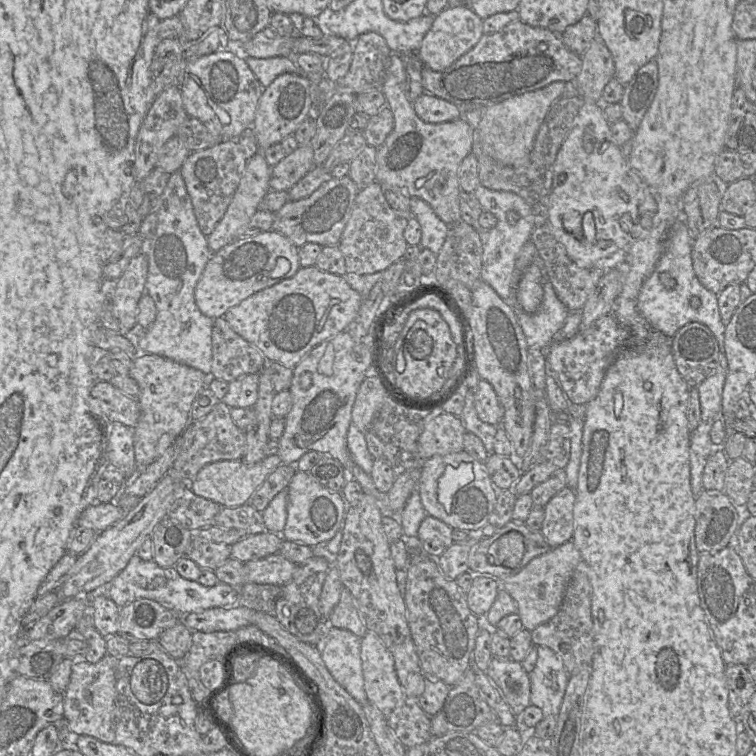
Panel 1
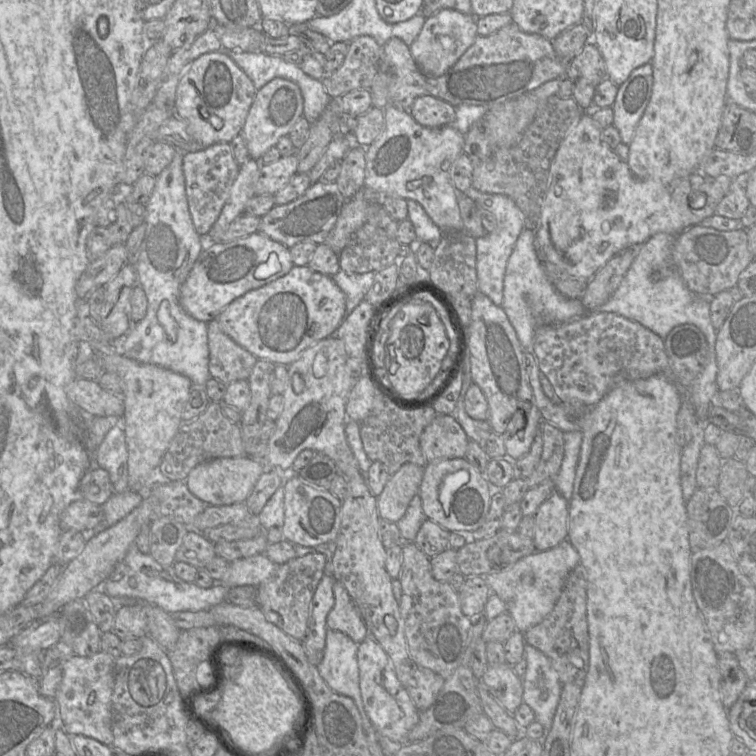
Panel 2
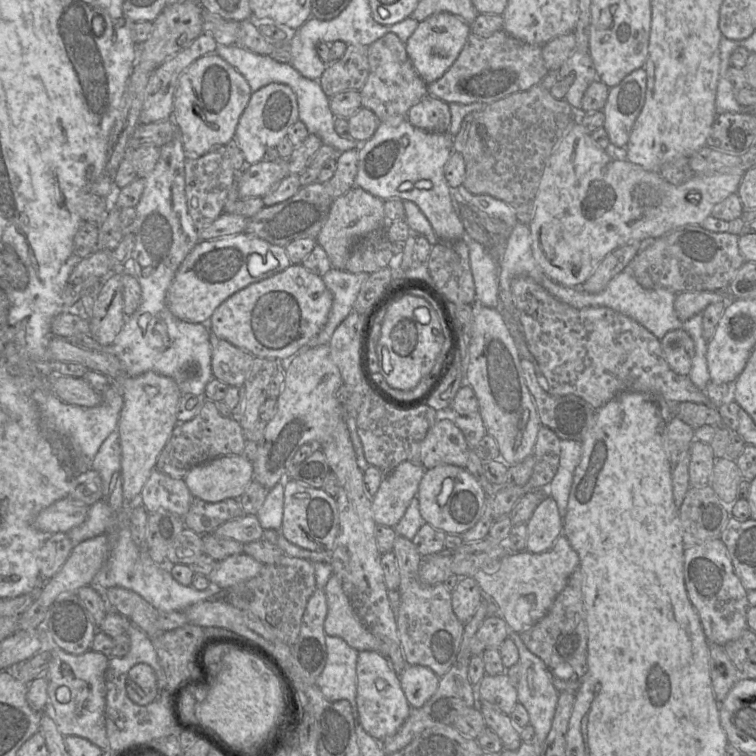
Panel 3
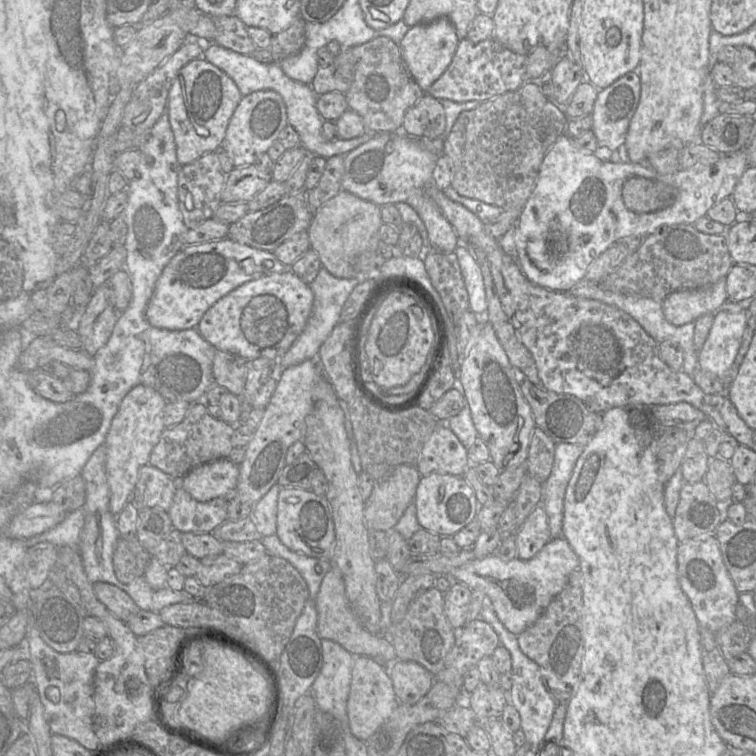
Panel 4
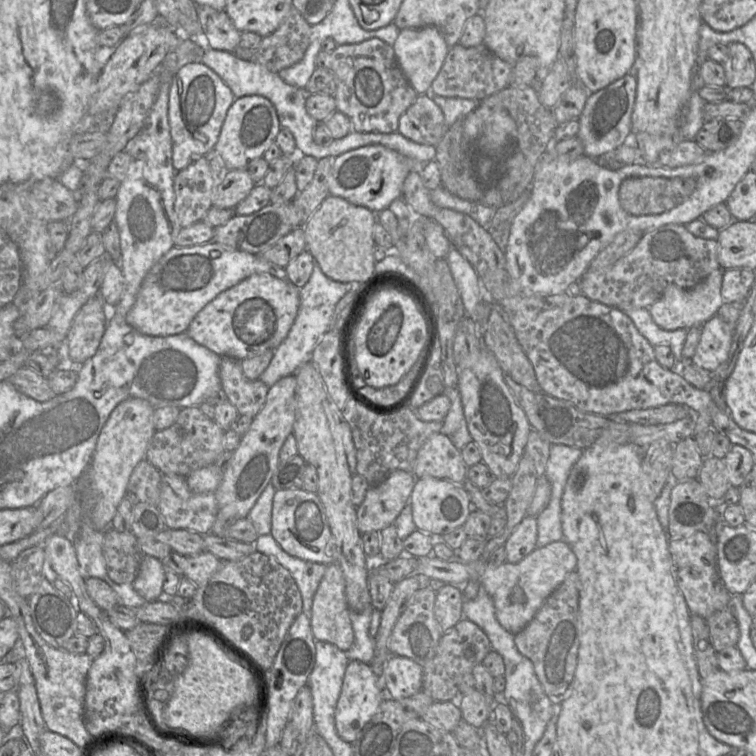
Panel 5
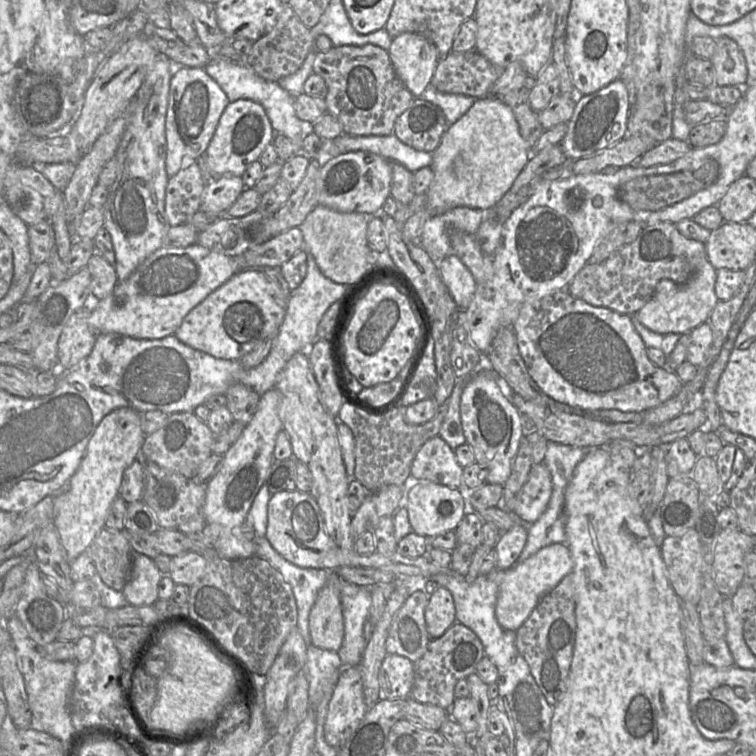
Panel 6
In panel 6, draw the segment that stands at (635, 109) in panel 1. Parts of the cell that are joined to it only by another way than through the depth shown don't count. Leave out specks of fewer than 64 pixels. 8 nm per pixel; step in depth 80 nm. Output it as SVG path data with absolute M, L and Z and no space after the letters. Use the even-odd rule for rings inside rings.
M617 79L604 88L587 95L577 95L574 112L567 122L567 131L559 145L568 160L589 157L613 146L627 135L630 112L627 85Z

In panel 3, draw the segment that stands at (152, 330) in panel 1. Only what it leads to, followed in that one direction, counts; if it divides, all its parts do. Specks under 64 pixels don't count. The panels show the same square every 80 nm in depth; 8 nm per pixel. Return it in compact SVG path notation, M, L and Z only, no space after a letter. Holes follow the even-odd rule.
M179 137L160 147L160 157L154 169L145 176L145 188L135 206L134 222L135 245L131 258L124 271L133 275L142 290L142 299L138 309L126 317L124 325L113 343L110 351L120 360L125 371L131 376L138 376L148 371L172 378L182 395L204 394L207 383L213 377L211 368L212 349L210 330L207 323L191 323L176 318L166 305L168 289L183 260L199 242L198 230L188 213L185 195L185 152Z

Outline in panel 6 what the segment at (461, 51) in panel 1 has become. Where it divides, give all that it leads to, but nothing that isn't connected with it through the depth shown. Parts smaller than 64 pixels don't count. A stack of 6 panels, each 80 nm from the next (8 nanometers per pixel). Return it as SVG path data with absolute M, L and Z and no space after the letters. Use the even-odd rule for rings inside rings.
M406 32L392 39L388 49L394 70L416 98L431 84L440 60L436 46L426 37Z

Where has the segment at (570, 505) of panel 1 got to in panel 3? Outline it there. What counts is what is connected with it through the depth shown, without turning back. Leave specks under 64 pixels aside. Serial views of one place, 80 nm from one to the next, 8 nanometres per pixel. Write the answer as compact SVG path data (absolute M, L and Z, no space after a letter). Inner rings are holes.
M544 496L526 525L526 550L531 553L549 550L563 534L563 518L555 500L550 496Z

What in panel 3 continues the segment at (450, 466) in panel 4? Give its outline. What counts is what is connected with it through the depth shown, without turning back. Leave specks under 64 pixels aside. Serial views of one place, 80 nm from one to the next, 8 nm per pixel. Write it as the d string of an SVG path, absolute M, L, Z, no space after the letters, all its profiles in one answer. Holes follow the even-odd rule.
M440 415L421 443L420 463L425 470L439 465L465 468L468 454L465 437L451 416Z

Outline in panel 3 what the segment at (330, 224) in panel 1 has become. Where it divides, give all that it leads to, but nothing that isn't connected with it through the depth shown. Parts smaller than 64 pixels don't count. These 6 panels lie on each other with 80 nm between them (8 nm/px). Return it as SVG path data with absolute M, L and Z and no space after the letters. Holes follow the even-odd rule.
M311 183L301 187L289 199L272 206L265 206L257 214L248 218L245 233L253 234L273 245L282 247L302 238L316 239L328 217L333 200L324 183Z

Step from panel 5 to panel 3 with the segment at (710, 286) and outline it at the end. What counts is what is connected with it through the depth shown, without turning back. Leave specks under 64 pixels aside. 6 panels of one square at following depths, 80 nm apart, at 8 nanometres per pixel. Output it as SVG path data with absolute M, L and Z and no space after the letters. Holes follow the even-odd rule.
M728 289L717 291L692 291L676 294L674 311L678 319L686 321L693 316L702 313L705 308L716 302L727 303L730 298Z

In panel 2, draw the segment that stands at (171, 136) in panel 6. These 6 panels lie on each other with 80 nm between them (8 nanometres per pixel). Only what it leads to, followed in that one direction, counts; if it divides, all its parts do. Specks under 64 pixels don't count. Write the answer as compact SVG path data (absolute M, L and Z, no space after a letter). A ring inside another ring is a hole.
M225 50L209 52L195 59L183 72L176 90L174 115L186 121L188 133L201 148L219 142L230 143L242 131L257 89L251 79Z

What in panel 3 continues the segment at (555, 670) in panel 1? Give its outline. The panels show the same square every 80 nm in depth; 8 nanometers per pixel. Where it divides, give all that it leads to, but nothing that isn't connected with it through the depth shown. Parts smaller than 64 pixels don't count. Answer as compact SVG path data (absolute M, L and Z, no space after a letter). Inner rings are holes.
M510 631L508 634L519 651L519 673L518 683L515 686L517 689L517 699L522 704L529 714L529 724L535 731L535 742L528 742L542 746L546 739L555 714L559 692L553 686L550 674L544 662L530 652L520 638L520 633Z

